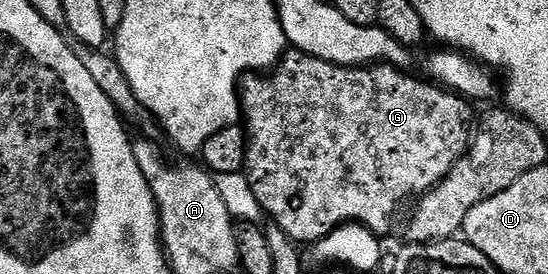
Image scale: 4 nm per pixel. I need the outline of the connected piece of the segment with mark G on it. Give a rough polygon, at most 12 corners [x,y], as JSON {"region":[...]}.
{"region":[[287,50],[240,83],[245,177],[299,245],[398,210],[471,100]]}

